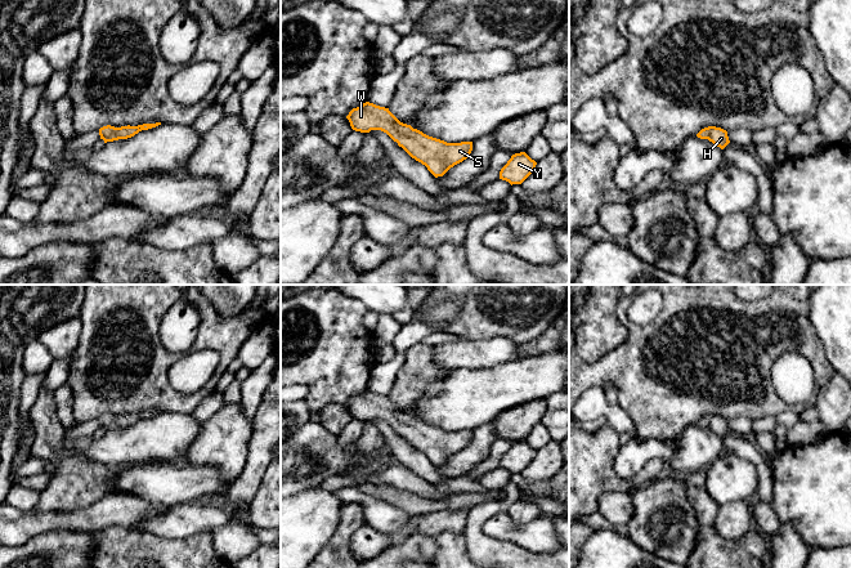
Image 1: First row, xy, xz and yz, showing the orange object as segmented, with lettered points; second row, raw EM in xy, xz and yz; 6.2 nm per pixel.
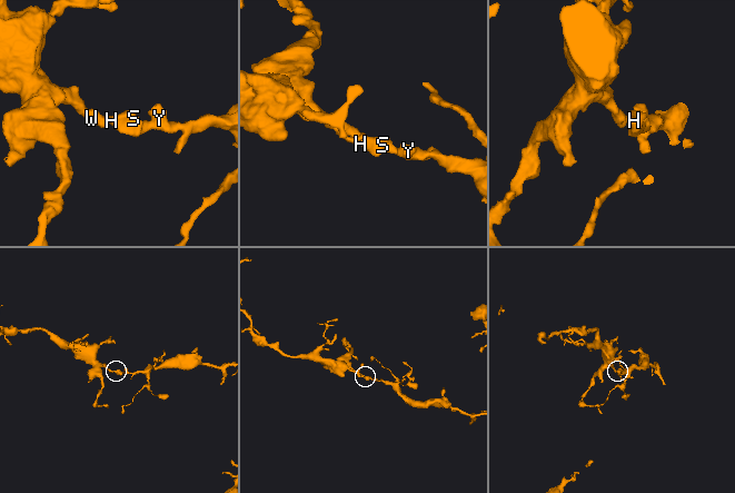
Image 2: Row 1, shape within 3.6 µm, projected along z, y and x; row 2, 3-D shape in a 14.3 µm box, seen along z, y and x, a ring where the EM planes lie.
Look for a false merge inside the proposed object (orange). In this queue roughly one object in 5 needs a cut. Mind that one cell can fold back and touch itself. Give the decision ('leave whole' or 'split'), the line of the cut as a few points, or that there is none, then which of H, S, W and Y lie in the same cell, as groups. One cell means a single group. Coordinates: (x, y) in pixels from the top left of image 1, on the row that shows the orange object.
leave whole; cut none; groups H S W Y

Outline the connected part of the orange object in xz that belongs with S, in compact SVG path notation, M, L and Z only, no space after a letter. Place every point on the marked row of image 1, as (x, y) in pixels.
M369 102L353 108L346 118L355 131L386 133L412 158L425 165L435 178L443 176L451 167L466 160L472 151L472 142L447 143L429 137L400 122L389 108Z

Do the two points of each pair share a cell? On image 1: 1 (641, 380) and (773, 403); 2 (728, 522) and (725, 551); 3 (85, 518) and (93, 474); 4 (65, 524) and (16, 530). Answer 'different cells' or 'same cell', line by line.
1: same cell
2: different cells
3: different cells
4: same cell

